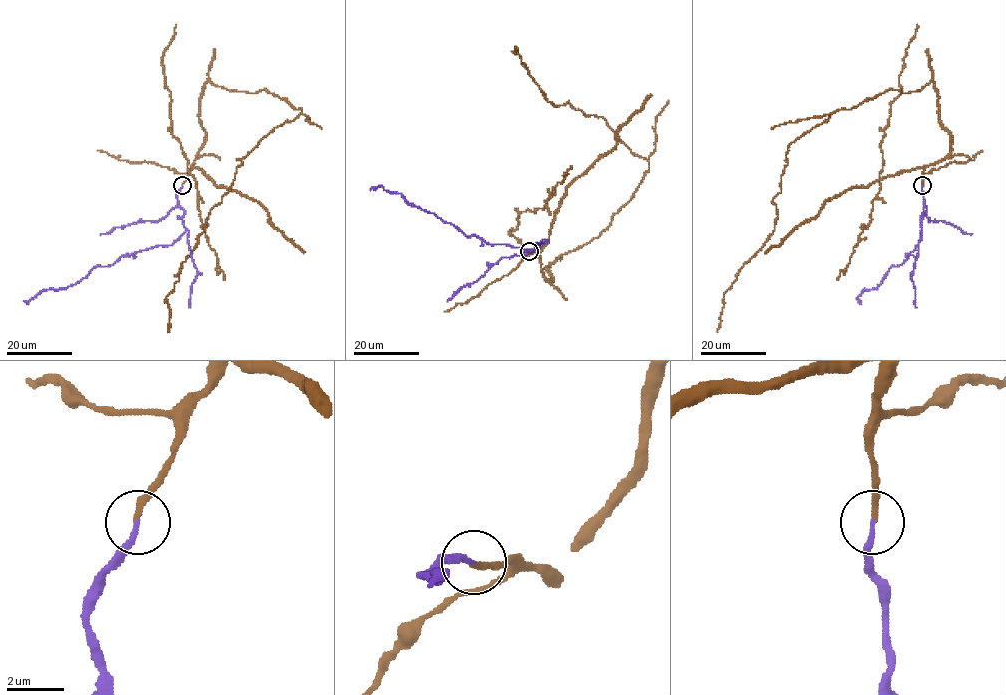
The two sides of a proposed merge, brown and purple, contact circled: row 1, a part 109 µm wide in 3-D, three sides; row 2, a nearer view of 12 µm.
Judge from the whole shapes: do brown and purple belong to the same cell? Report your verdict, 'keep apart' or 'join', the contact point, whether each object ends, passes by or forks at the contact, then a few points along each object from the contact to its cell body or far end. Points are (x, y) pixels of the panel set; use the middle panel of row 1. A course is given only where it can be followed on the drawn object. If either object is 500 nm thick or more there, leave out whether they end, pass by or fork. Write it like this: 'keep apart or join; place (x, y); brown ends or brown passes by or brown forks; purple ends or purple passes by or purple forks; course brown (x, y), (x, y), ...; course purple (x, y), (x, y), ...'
join; place (529, 251); brown ends; purple ends; course brown (529, 251), (552, 279), (546, 268), (606, 228), (648, 162), (601, 117), (549, 102), (515, 45); course purple (529, 251), (467, 237), (401, 194), (381, 186), (370, 190)

